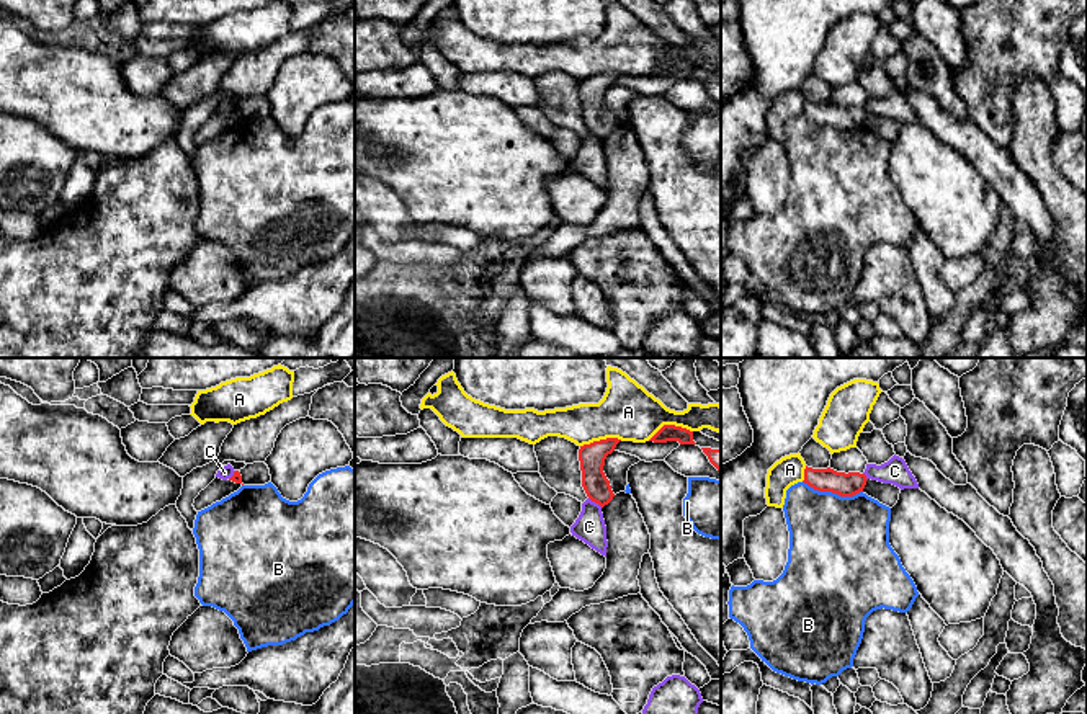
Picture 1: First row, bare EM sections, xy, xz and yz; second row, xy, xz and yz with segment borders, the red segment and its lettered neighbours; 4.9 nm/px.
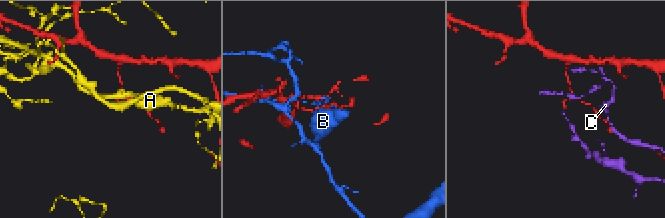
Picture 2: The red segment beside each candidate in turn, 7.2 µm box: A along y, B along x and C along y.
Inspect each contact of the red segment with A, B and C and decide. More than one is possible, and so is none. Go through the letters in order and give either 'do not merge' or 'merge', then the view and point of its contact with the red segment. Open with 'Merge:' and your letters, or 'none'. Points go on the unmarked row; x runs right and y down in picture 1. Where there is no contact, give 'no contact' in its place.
Merge: none
A: do not merge; contact xz (669, 59)
B: do not merge; contact yz (832, 126)
C: do not merge; contact xz (595, 136)

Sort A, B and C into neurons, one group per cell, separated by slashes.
A / B / C

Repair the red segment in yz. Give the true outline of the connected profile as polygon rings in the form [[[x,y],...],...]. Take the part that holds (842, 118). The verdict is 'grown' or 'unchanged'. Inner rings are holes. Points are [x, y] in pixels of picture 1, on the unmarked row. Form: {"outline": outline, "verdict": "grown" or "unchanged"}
{"outline": [[[830,101],[827,103],[804,103],[804,118],[819,126],[832,126],[840,131],[853,131],[863,126],[866,119],[866,109],[860,106],[837,106]]], "verdict": "unchanged"}

